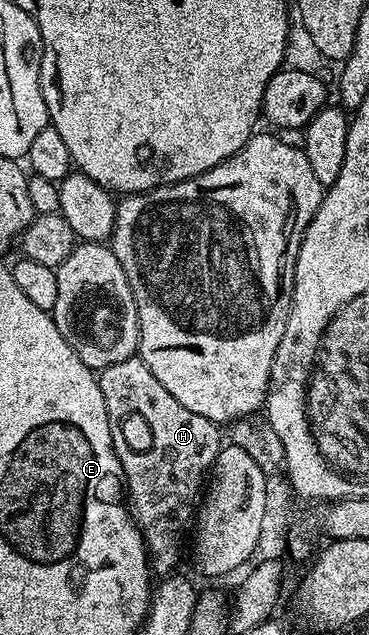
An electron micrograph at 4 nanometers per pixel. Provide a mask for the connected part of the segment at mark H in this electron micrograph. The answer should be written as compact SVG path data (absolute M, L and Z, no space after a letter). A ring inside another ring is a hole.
M139 355L99 370L98 380L109 421L118 423L126 415L142 415L142 419L150 423L150 431L154 431L150 451L139 454L140 465L124 465L126 501L144 534L151 568L155 572L157 569L160 575L171 574L180 561L184 540L187 542L193 532L206 478L213 472L221 451L221 426L182 407L182 403L158 383L154 371L146 367Z

